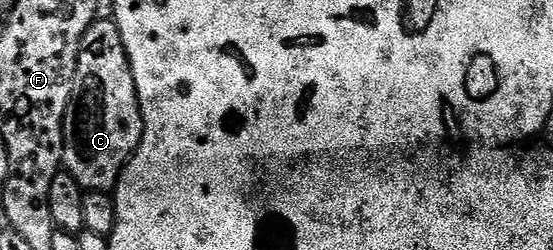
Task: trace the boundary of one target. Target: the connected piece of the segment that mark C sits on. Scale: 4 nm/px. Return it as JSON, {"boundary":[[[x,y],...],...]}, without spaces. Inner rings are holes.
{"boundary":[[[99,17],[84,33],[74,92],[64,117],[64,153],[62,166],[79,183],[83,192],[113,192],[122,170],[142,143],[144,121],[142,107],[136,107],[136,81],[113,18]]]}

